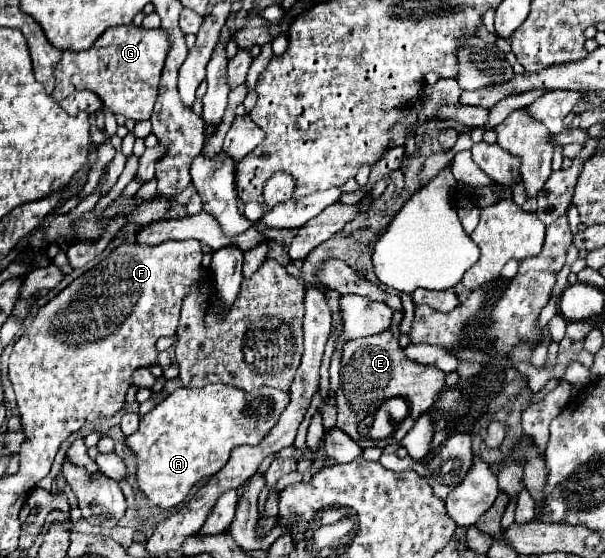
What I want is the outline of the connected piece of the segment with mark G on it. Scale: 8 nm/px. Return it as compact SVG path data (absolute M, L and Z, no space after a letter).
M117 26L105 30L89 50L79 54L63 54L61 64L55 70L53 98L57 102L71 96L75 90L95 92L113 114L123 114L133 120L149 120L157 90L159 74L163 70L171 40L167 30L145 30L141 26Z

